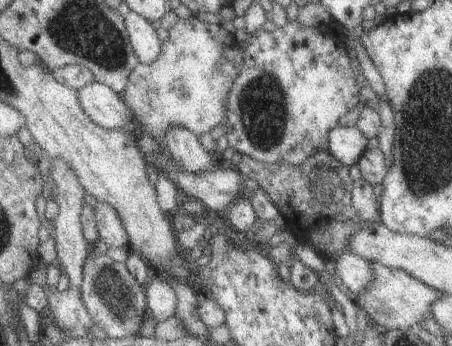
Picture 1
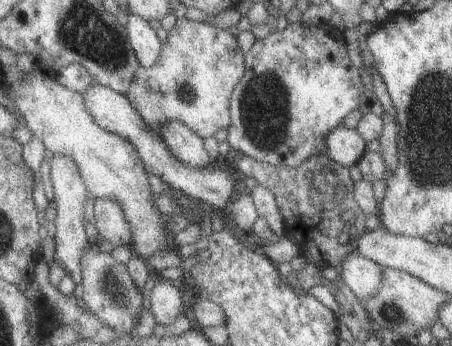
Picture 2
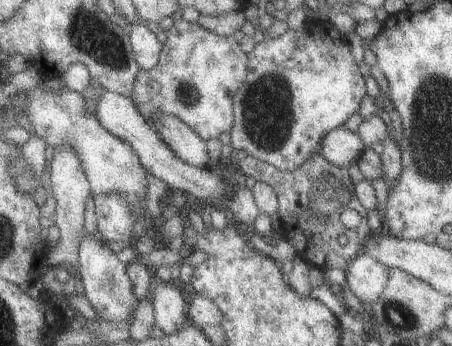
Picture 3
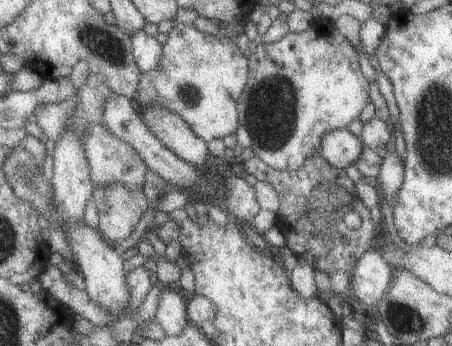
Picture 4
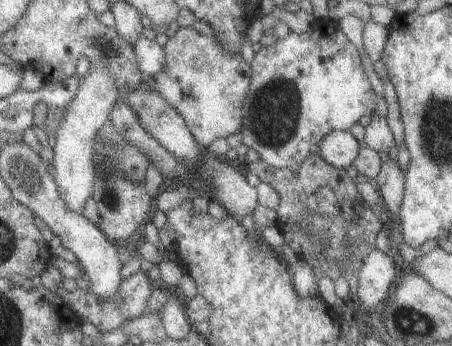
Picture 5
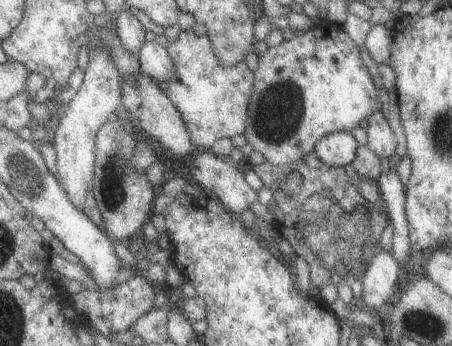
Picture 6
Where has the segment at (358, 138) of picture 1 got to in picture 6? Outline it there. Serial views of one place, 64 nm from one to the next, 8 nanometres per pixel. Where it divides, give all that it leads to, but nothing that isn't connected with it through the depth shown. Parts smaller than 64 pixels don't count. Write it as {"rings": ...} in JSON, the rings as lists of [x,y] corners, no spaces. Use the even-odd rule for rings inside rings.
{"rings":[[[333,132],[317,140],[313,152],[331,168],[343,168],[353,162],[359,144],[349,132]]]}

